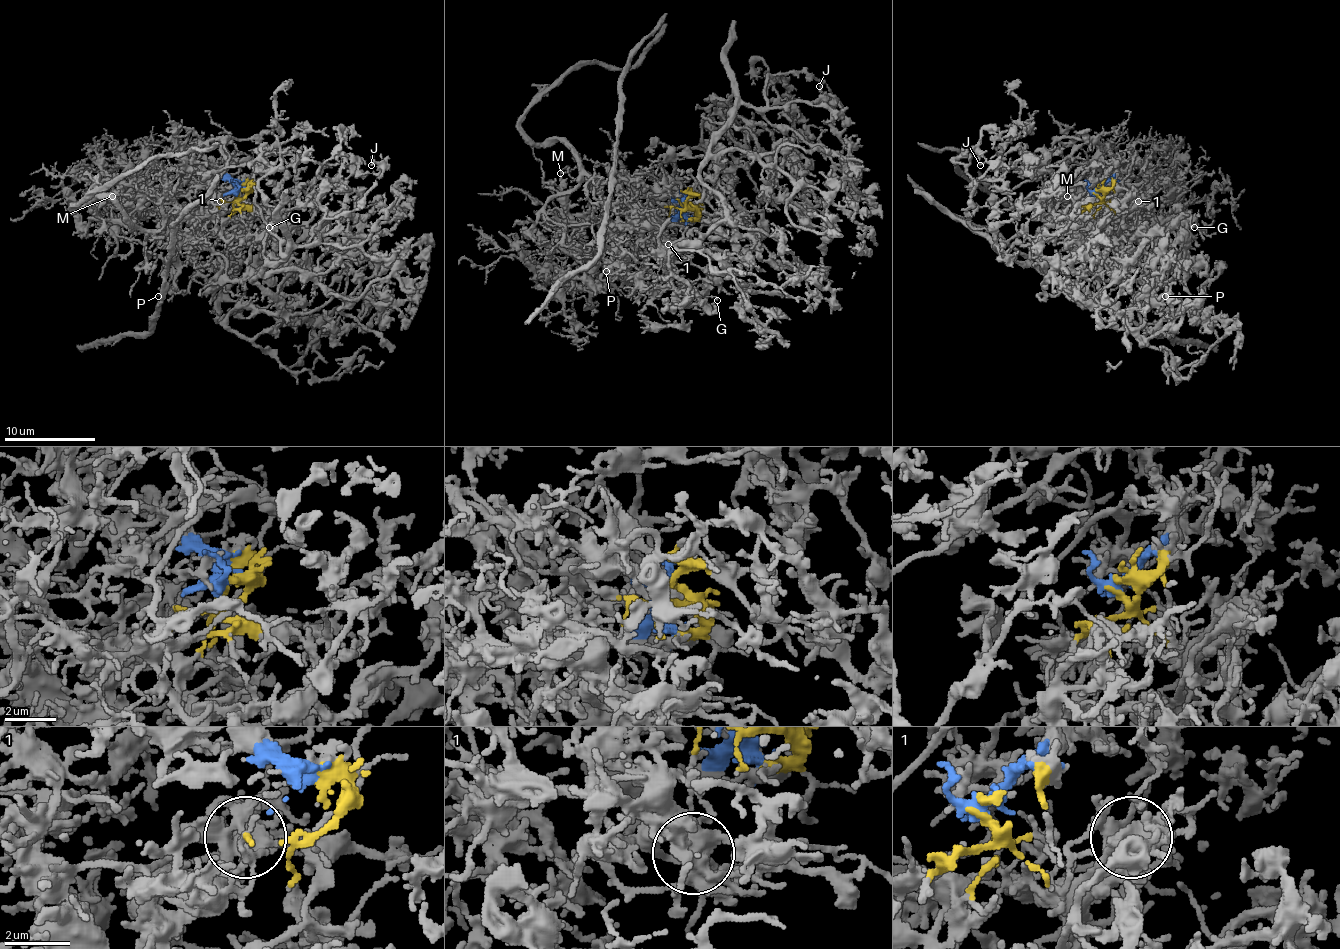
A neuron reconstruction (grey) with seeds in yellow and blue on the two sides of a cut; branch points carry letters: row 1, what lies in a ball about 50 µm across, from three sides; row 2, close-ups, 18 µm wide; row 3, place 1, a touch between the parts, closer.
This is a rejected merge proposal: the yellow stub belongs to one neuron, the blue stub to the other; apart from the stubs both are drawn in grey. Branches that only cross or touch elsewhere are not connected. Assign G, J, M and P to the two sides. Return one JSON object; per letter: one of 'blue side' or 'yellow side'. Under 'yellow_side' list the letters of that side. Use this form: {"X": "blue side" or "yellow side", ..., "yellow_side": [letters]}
{"G": "yellow side", "J": "blue side", "M": "yellow side", "P": "yellow side", "yellow_side": ["G", "M", "P"]}

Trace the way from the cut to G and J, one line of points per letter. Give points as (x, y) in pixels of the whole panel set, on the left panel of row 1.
G: (237, 194), (199, 213), (196, 224), (205, 224), (194, 235), (196, 265), (217, 270), (251, 224), (270, 226)
J: (237, 192), (217, 167), (212, 201), (244, 201), (281, 261), (347, 215), (382, 174), (370, 164)

